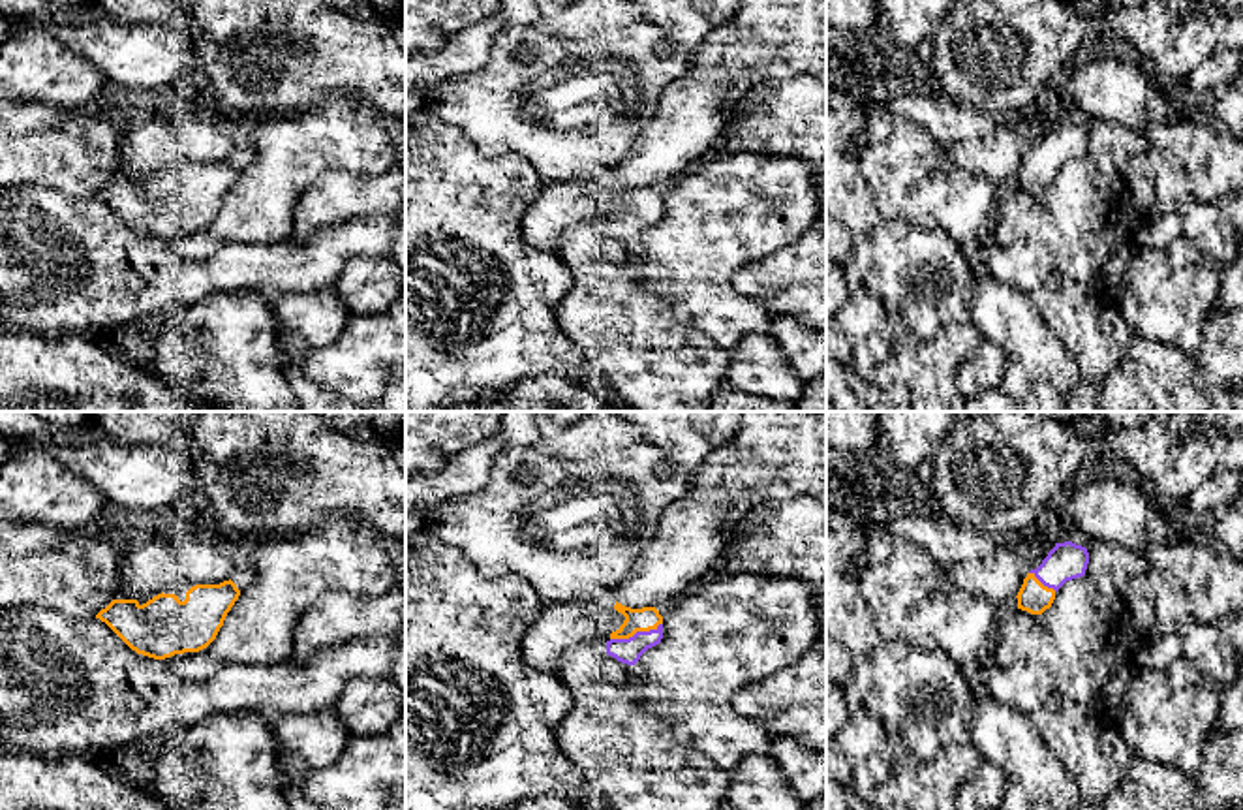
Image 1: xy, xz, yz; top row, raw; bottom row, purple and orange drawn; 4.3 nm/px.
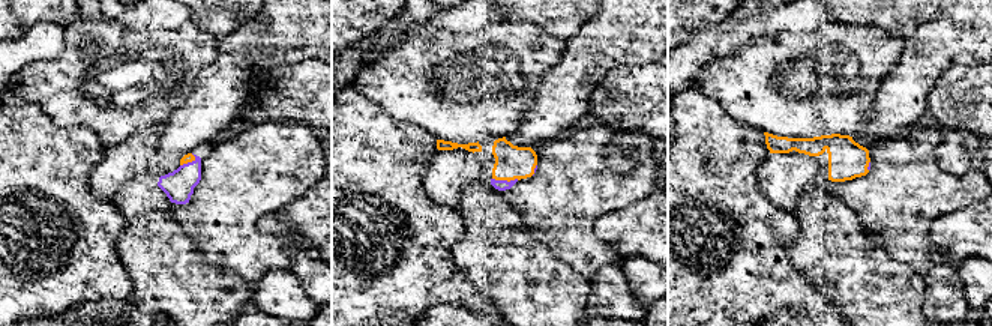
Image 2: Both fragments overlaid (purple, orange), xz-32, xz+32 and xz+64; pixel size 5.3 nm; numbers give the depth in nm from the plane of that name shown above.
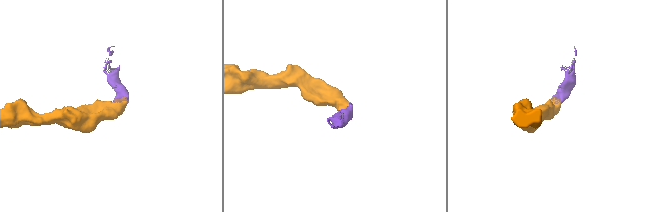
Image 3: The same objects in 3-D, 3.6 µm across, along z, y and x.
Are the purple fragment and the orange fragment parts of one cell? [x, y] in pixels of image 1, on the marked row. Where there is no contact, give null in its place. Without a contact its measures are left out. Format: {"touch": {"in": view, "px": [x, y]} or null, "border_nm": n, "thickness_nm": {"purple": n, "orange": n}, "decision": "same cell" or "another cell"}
{"touch": {"in": "xz", "px": [637, 632]}, "border_nm": 240, "thickness_nm": {"purple": 110, "orange": 100}, "decision": "same cell"}

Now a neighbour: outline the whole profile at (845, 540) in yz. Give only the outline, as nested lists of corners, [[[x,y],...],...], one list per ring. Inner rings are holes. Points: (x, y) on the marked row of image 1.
[[[851,513],[826,515],[826,641],[843,645],[852,656],[869,652],[881,641],[860,592],[860,573],[851,569],[864,549],[866,528]]]

